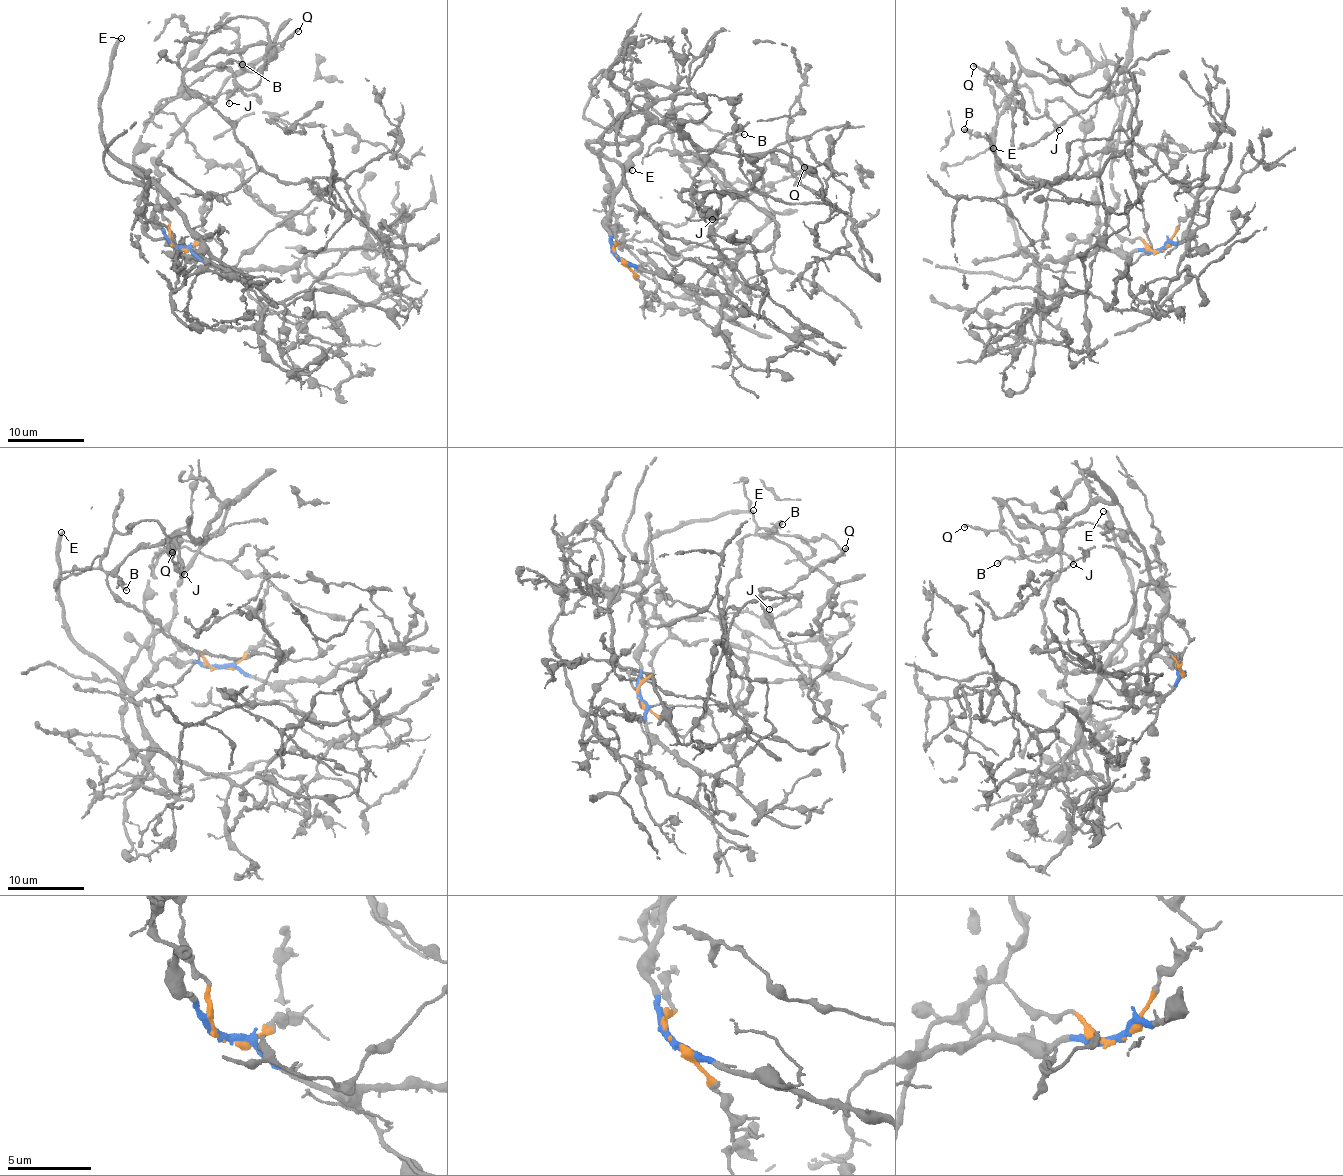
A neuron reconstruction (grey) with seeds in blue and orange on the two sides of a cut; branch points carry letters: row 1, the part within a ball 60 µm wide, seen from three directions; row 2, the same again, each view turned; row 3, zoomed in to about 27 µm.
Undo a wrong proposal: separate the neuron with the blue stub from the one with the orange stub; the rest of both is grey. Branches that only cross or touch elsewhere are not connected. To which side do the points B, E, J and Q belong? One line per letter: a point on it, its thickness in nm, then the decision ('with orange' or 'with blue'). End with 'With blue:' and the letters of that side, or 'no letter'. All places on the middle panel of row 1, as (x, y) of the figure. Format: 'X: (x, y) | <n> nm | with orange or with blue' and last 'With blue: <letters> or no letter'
B: (744, 134) | 170 nm | with orange
E: (632, 170) | 280 nm | with blue
J: (712, 219) | 240 nm | with orange
Q: (804, 167) | 220 nm | with orange
With blue: E

